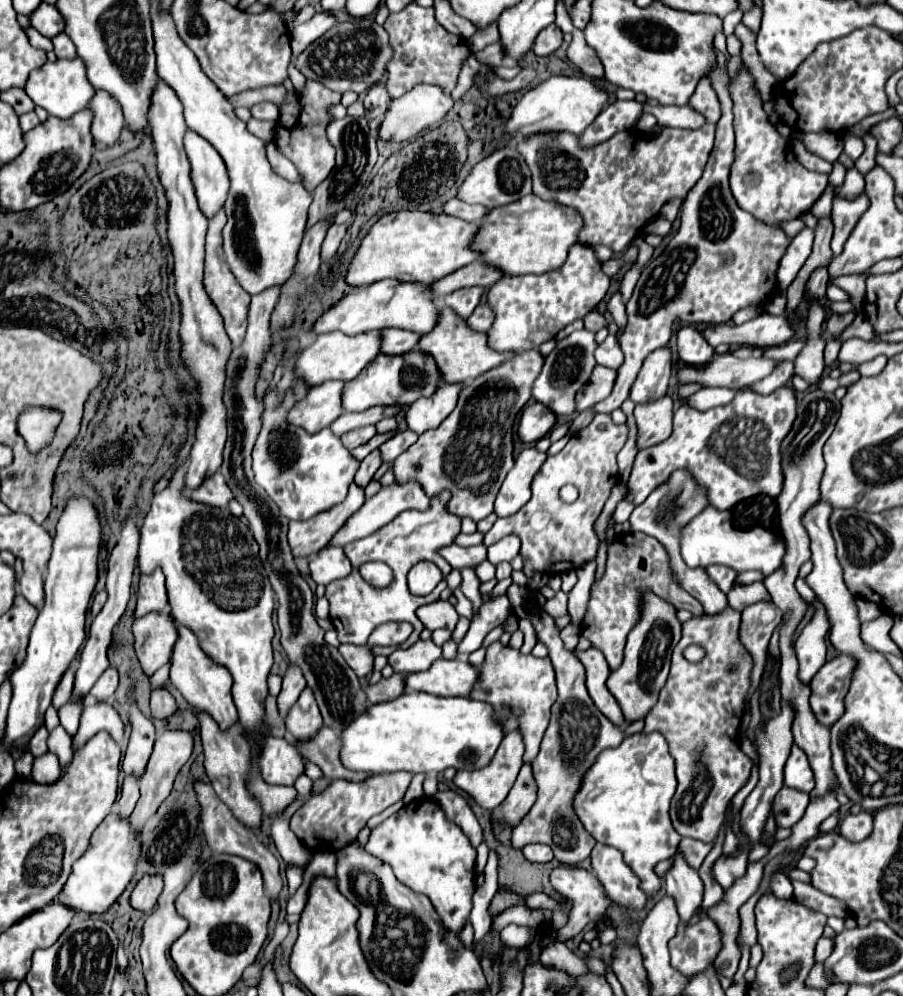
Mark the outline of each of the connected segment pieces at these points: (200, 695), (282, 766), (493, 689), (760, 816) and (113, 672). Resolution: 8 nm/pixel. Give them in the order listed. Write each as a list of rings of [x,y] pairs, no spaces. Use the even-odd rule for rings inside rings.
[[[178,626],[178,642],[174,646],[174,654],[172,654],[172,668],[170,668],[170,680],[172,684],[180,690],[180,694],[196,708],[196,710],[206,710],[208,714],[212,714],[212,718],[228,728],[230,724],[234,724],[234,720],[238,720],[236,714],[236,706],[232,702],[232,678],[230,674],[218,666],[216,662],[212,662],[202,648],[198,648],[198,640],[194,638],[194,634],[190,634],[190,630],[186,630],[184,626]]]
[[[274,736],[264,738],[258,766],[264,782],[276,786],[294,786],[296,778],[304,774],[304,760],[298,750],[284,738]]]
[[[494,642],[486,648],[486,660],[478,670],[478,684],[472,688],[468,698],[488,702],[494,708],[496,722],[504,722],[508,714],[514,712],[514,708],[522,710],[522,716],[516,720],[518,732],[522,734],[526,746],[524,760],[530,764],[538,756],[542,736],[550,722],[550,708],[556,702],[556,678],[552,662],[548,658],[534,658],[532,654],[524,656],[520,650]]]
[[[782,704],[782,714],[770,722],[770,726],[766,726],[766,734],[762,734],[762,730],[756,730],[756,742],[758,742],[758,752],[760,752],[760,780],[756,784],[756,788],[750,792],[750,796],[746,798],[744,806],[742,806],[742,832],[748,834],[748,838],[752,842],[760,842],[760,834],[762,834],[762,826],[770,814],[770,804],[776,796],[776,792],[782,788],[782,766],[786,764],[786,758],[790,756],[790,746],[792,746],[792,738],[790,738],[790,708]]]
[[[110,666],[102,672],[98,682],[92,686],[90,698],[92,700],[112,700],[116,688],[118,688],[118,670],[114,666]]]

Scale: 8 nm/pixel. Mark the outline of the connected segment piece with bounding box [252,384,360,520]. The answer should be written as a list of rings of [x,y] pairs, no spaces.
[[[292,384],[282,404],[278,404],[276,390],[264,396],[266,412],[262,416],[262,430],[252,454],[256,482],[268,492],[280,512],[290,520],[310,520],[316,514],[344,502],[348,486],[354,482],[354,474],[360,466],[360,462],[330,430],[306,434],[304,430],[286,426],[286,410],[306,392],[308,390],[294,390]]]

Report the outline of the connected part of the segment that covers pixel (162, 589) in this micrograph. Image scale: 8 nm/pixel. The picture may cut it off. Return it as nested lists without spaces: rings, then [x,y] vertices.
[[[156,568],[152,574],[140,576],[140,588],[138,588],[138,604],[136,604],[136,618],[140,614],[148,614],[150,610],[164,610],[168,606],[166,586],[164,586],[164,574],[160,568]]]

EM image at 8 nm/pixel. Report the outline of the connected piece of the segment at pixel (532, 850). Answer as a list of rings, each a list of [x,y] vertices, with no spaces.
[[[530,844],[522,852],[524,852],[526,860],[530,860],[530,862],[550,862],[554,858],[550,846],[546,846],[546,844]]]

